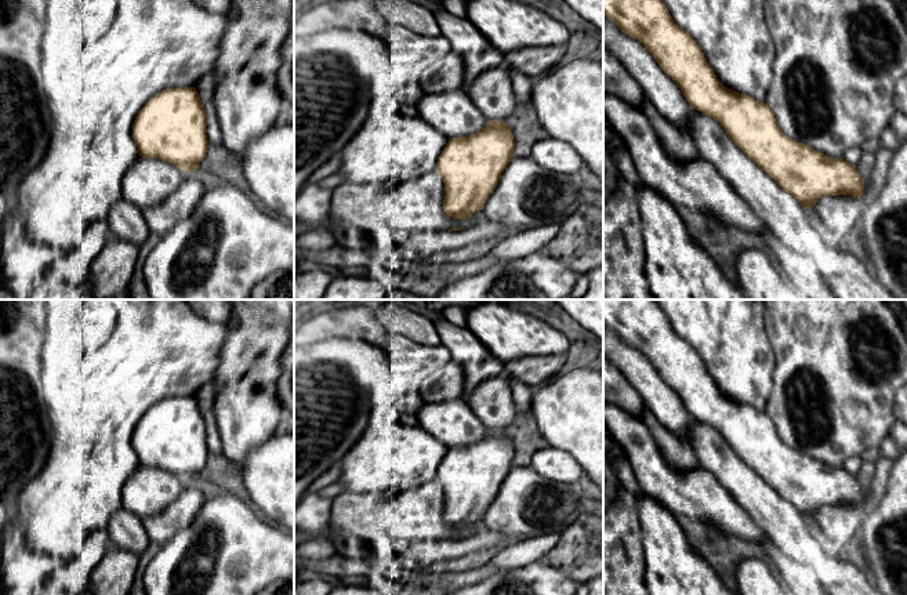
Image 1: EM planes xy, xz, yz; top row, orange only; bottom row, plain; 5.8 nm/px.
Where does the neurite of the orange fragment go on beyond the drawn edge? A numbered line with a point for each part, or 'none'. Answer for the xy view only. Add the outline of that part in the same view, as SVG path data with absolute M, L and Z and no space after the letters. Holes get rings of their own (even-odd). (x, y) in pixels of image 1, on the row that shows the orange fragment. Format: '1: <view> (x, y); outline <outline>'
1: xy (149, 181); outline M138 156L121 181L121 199L142 211L174 193L185 175L171 163Z

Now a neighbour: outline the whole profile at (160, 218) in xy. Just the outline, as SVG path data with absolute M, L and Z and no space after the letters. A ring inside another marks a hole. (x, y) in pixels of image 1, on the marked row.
M186 173L182 184L163 202L142 210L150 232L160 237L179 221L189 217L207 189L207 179L196 173Z

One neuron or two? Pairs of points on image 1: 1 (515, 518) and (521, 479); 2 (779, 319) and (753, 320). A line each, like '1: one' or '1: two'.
1: one
2: two

